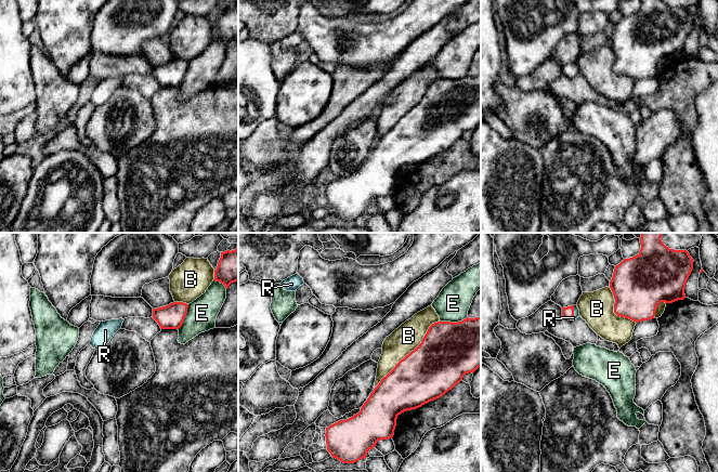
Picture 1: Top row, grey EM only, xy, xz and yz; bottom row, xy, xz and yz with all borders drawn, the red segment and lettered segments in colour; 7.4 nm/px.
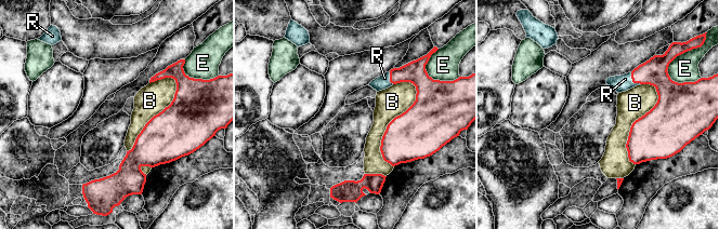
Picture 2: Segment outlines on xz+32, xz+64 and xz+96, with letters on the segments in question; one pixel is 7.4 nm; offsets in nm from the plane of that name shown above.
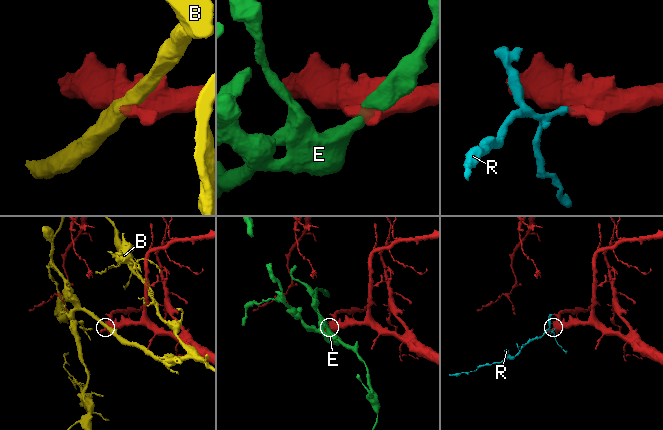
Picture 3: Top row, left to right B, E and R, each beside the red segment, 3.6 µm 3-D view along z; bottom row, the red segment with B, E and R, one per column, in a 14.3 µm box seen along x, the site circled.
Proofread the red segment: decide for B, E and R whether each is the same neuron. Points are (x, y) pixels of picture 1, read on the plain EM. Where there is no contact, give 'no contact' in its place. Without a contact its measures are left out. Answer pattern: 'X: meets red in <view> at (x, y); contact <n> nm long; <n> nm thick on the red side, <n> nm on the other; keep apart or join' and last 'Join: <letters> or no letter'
B: meets red in xz at (410, 109); contact 700 nm long; 400 nm thick on the red side, 200 nm on the other; keep apart
E: meets red in xz at (454, 80); contact 200 nm long; 420 nm thick on the red side, 260 nm on the other; keep apart
R: meets red in yz at (573, 69); contact 110 nm long; 90 nm thick on the red side, 50 nm on the other; join
Join: R

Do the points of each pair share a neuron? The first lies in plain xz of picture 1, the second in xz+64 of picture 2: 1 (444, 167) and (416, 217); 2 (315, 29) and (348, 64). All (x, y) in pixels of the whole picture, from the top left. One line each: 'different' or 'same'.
1: different
2: different

